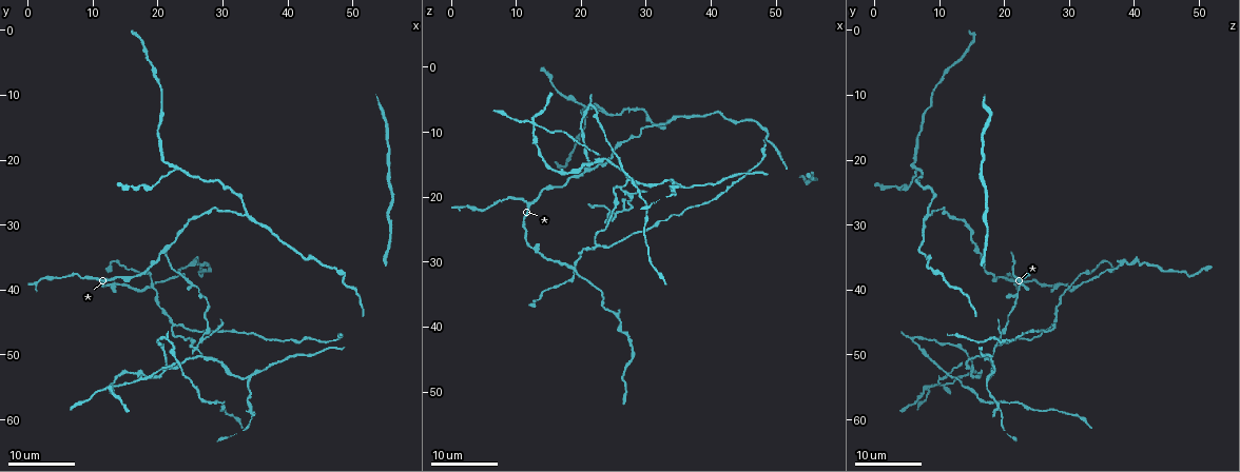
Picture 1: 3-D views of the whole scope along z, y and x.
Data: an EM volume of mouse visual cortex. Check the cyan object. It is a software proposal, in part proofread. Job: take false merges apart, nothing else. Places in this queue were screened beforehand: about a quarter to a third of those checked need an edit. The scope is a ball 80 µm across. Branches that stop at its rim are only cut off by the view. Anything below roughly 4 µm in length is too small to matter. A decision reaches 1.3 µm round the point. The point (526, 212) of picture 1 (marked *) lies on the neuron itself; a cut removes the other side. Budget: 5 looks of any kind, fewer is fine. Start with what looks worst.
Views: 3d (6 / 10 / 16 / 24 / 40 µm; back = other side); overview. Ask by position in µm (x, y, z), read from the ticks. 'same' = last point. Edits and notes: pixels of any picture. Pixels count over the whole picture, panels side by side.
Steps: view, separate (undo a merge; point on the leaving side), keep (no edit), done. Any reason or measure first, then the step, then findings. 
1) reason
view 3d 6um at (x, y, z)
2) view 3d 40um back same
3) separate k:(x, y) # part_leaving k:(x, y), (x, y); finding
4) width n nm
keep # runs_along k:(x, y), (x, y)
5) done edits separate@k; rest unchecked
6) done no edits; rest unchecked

four arms meet
view 3d 16um at (26.0, 49.0, 19.0)

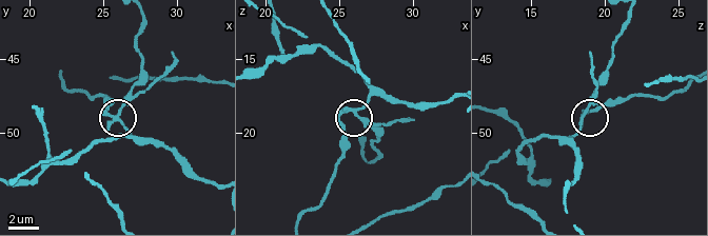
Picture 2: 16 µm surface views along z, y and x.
closer look
view 3d 10um at (26.2, 49.0, 18.4)

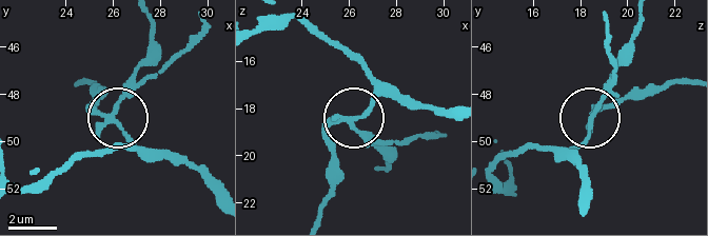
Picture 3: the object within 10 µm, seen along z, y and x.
arms 4
separate 3:(129, 93) # part_leaving 3:(112, 113), (148, 48), (148, 18); a second neuron is stuck on

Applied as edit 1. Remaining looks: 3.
four or more arms meet
view 3d 24um at (19.0, 39.5, 31.0)

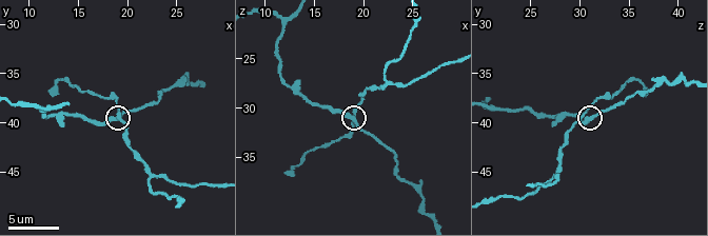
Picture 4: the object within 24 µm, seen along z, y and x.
view 3d 6um at (18.8, 39.4, 30.8)

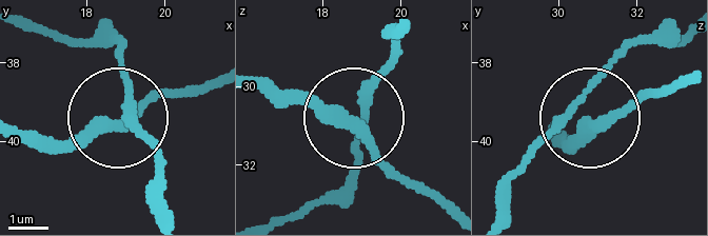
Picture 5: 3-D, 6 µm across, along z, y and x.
keep # runs_along 5:(258, 81), (339, 107), (416, 192); all the same neuron

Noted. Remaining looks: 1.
branch point
view 3d 10um at (22.4, 45.2, 27.6)

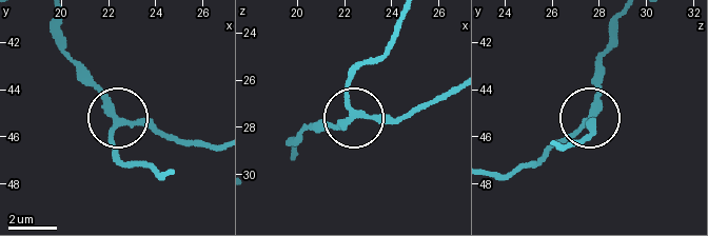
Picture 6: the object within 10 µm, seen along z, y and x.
keep # runs_along 6:(54, 18), (56, 41), (109, 114), (151, 122), (173, 136); all the same neuron

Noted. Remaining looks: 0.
done edits separate@3; rest unchecked

